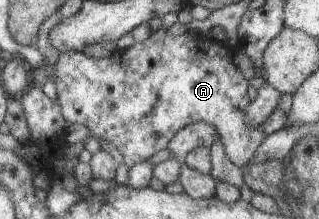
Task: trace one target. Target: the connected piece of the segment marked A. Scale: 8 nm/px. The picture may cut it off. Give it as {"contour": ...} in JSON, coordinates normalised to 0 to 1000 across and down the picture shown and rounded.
{"contour":[[[473,151],[451,183],[423,187],[404,219],[351,237],[326,265],[279,265],[257,237],[194,237],[157,315],[169,329],[166,379],[194,539],[216,571],[270,580],[301,635],[345,648],[373,689],[395,763],[458,735],[489,694],[520,680],[520,658],[558,594],[633,553],[671,575],[708,717],[734,758],[759,772],[784,744],[831,612],[818,580],[771,584],[765,566],[765,502],[781,475],[771,434],[777,374],[734,301],[730,256],[734,219],[721,196],[674,192],[649,169],[596,174],[589,155],[517,155],[511,183],[489,192]]]}

